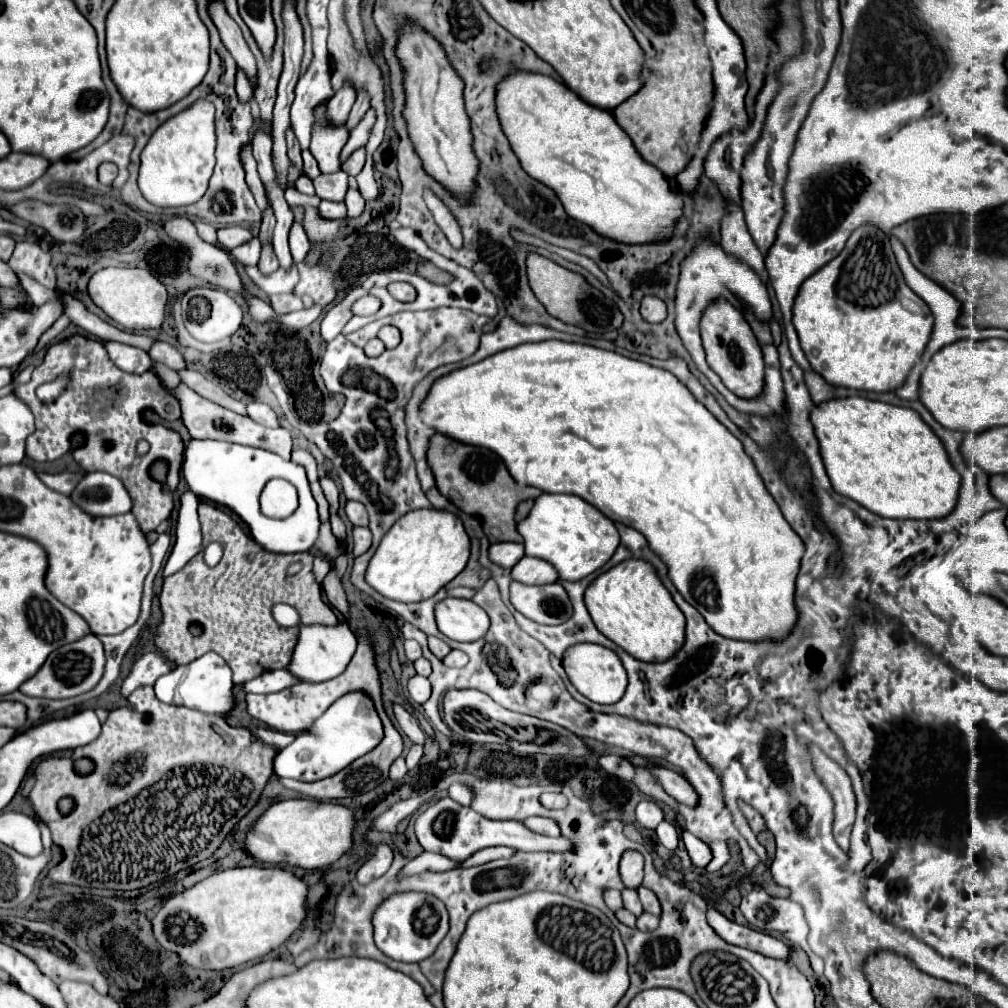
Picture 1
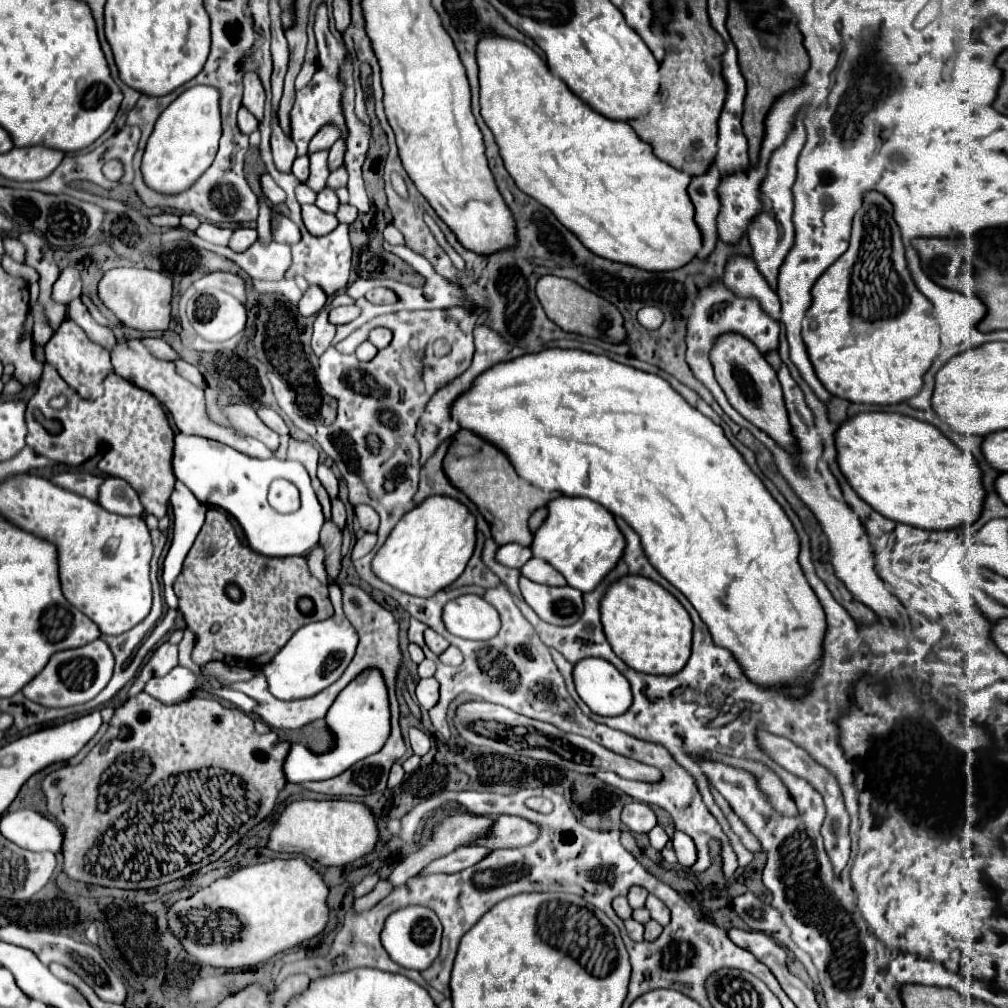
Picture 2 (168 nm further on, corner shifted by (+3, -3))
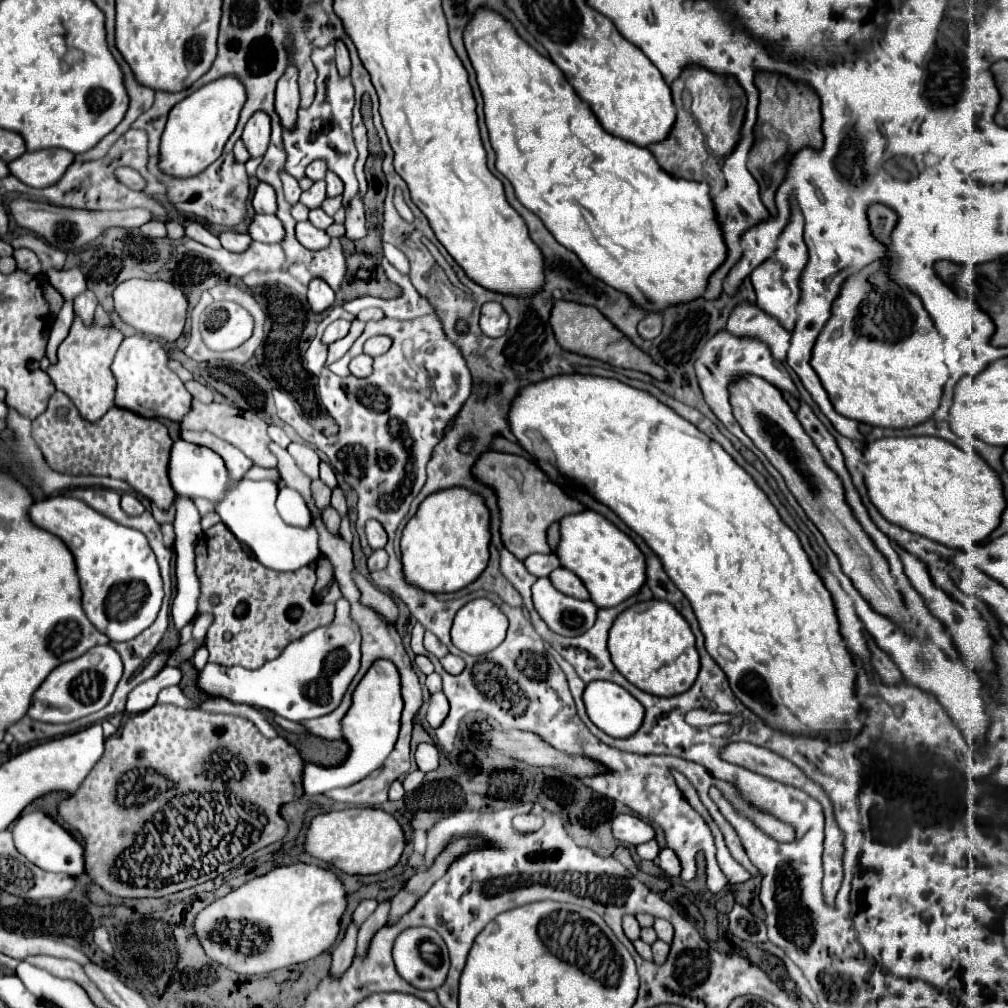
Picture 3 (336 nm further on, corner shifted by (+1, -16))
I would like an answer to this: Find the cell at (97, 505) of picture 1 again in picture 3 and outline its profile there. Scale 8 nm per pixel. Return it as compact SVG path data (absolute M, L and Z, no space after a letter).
M122 494L122 510L130 516L138 516L144 512L144 506L134 494Z

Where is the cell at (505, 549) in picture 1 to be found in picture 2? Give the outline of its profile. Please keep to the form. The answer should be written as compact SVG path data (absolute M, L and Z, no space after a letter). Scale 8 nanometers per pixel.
M508 543L508 545L502 545L498 547L496 551L496 561L502 563L504 567L522 567L528 559L532 557L530 553L530 547L522 547L518 543Z

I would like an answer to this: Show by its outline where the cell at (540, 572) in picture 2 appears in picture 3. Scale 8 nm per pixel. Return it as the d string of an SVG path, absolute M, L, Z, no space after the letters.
M558 568L558 570L554 570L554 572L550 574L550 580L552 580L552 584L554 584L560 592L564 592L564 594L568 594L568 596L574 596L574 598L578 598L578 600L590 600L590 594L588 594L586 586L582 584L582 580L580 580L574 572L570 572L570 570L566 570L566 568Z

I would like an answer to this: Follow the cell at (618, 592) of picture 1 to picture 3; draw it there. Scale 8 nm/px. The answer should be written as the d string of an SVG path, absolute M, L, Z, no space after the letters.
M662 600L642 602L634 606L634 612L622 612L610 628L608 650L614 666L630 684L656 696L686 692L700 672L700 658L688 622L672 604Z

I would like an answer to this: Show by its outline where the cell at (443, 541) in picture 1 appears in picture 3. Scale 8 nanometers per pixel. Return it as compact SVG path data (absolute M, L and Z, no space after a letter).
M454 486L430 494L402 532L402 568L410 584L428 592L456 592L488 566L490 510L478 492Z

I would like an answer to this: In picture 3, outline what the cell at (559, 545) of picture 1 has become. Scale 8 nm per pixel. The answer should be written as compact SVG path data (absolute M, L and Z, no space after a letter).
M586 510L570 514L560 520L560 544L558 558L562 566L572 570L586 584L592 602L598 608L612 608L636 594L646 582L646 558L634 544L634 540L616 528L608 518L598 512Z

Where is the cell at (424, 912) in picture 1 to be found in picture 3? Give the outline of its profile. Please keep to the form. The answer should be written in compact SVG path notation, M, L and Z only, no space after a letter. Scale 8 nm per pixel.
M408 928L404 930L396 942L394 942L394 962L398 974L412 984L418 990L436 990L444 984L448 968L450 968L450 958L444 940L436 930L430 928Z

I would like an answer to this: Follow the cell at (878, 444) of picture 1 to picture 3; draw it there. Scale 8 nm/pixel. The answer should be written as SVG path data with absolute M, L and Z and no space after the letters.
M908 436L908 438L882 438L866 446L864 452L868 466L862 468L864 482L870 492L872 504L902 528L912 528L916 534L932 538L948 548L968 548L988 538L1000 524L1006 508L1006 498L998 474L976 452L966 452L948 440L936 436Z

